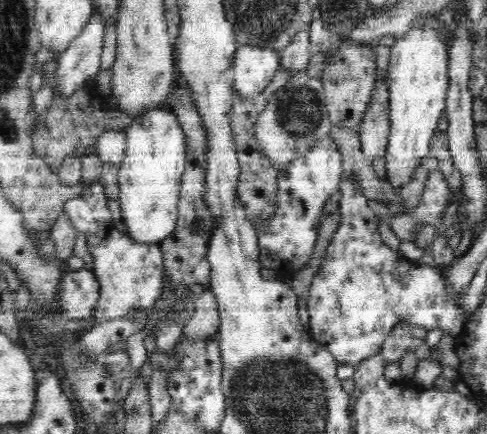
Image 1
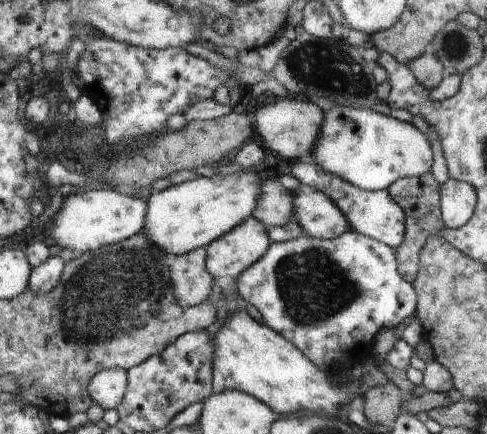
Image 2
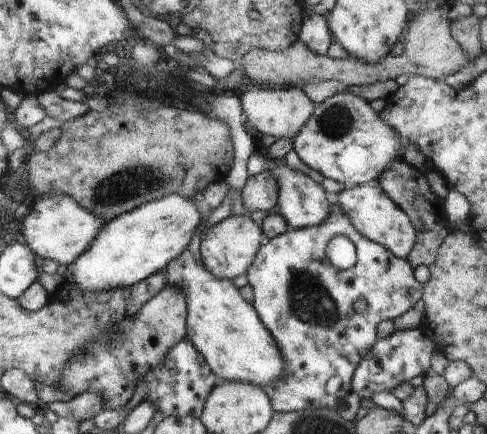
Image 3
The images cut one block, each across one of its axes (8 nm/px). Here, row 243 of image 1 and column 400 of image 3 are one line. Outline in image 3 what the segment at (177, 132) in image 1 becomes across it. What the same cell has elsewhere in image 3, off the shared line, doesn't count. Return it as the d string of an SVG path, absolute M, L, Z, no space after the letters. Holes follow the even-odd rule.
M335 94L315 108L307 128L295 138L297 156L303 164L317 170L323 178L337 180L347 188L373 184L395 160L403 156L403 142L379 114L371 110L371 102L355 94Z

